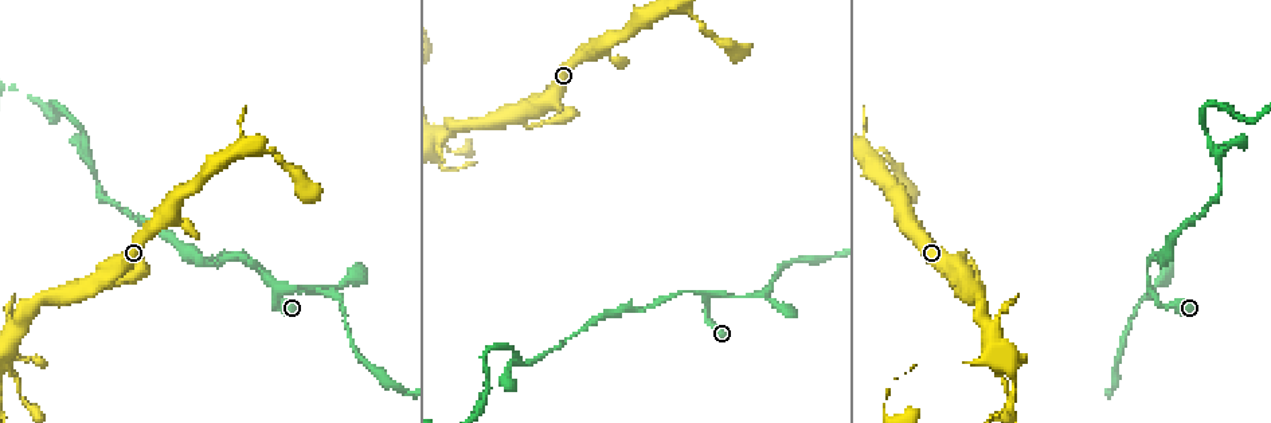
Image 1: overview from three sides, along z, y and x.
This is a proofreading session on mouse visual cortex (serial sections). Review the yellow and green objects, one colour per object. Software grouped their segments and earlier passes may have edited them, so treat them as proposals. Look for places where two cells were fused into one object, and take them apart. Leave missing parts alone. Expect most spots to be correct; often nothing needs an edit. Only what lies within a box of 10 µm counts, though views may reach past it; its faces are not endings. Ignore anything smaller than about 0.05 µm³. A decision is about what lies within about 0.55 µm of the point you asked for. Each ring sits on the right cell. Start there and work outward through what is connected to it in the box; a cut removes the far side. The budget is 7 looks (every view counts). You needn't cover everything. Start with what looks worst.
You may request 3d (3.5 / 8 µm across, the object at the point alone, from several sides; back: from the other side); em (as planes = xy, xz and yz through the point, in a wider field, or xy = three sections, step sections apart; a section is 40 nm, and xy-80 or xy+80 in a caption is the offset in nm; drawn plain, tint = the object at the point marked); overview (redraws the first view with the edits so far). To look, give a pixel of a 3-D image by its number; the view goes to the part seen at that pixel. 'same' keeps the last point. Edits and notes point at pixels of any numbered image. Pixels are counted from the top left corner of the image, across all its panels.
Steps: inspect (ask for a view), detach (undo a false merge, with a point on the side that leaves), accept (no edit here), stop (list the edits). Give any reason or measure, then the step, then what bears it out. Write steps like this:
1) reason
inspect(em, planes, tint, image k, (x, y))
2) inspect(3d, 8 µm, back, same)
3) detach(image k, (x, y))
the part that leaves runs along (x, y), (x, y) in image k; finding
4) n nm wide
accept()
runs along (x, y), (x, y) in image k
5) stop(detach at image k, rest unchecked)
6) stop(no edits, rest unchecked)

arms part here
inspect(3d, 8 µm, image 1, (330, 291))

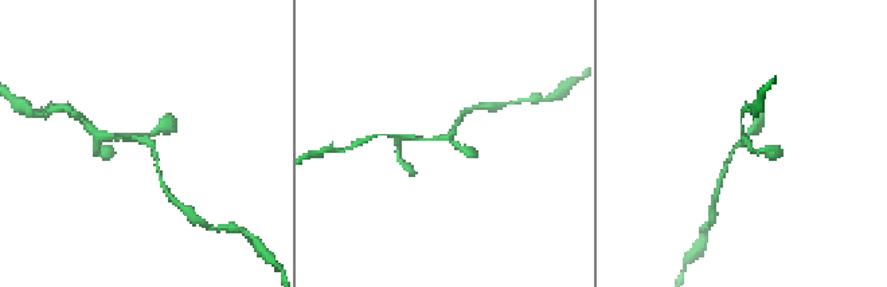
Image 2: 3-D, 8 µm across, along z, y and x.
zoom in
inspect(3d, 3.5 µm, same)

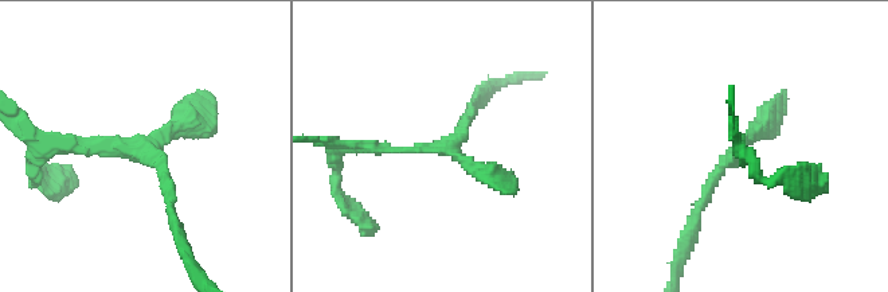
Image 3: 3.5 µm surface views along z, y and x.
now the EM
inspect(em, xy, step 3, tint, image 3, (446, 148))

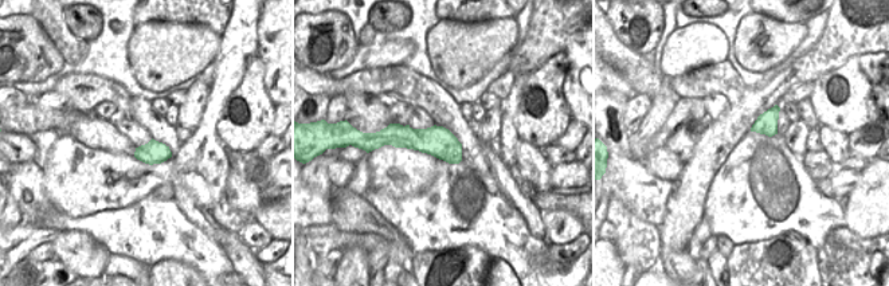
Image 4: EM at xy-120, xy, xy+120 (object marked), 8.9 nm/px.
accept()
runs along (53, 150), (148, 154), (172, 221) in image 3; all the same cell

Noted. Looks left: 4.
sharp bend
inspect(3d, 8 µm, image 1, (52, 104))

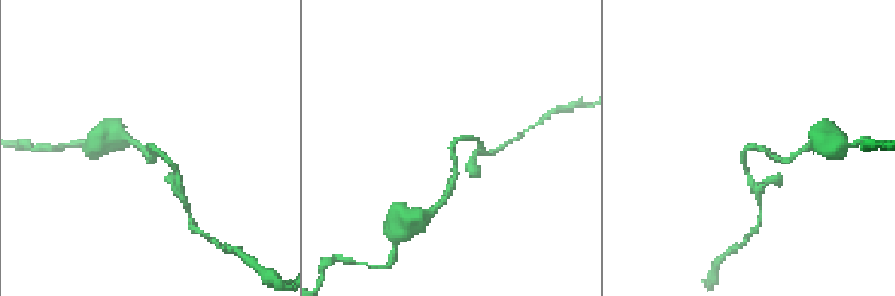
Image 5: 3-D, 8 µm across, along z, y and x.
zoom in
inspect(3d, 3.5 µm, same)

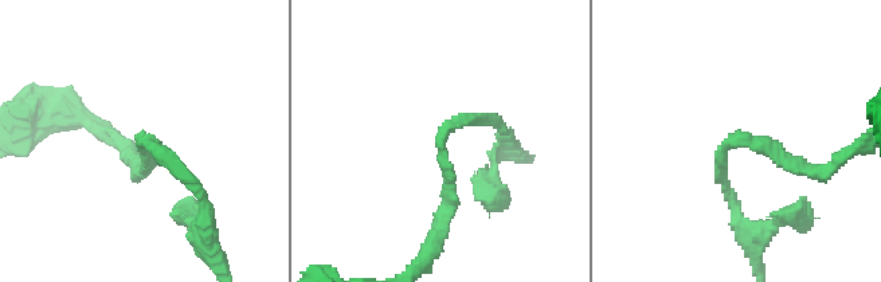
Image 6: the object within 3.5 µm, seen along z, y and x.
need the tissue
inspect(em, xy, step 2, tint, image 6, (142, 142))

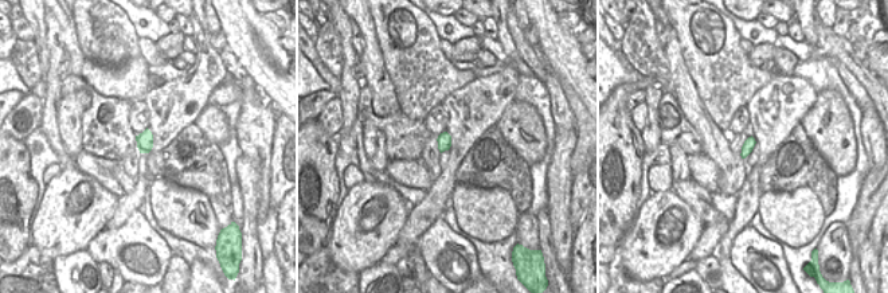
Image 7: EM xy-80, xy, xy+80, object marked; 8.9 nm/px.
arms of 150, 150 nm
accept()
runs along (505, 132), (489, 121), (443, 132), (443, 210) in image 6; one cell here

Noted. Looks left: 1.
stop(no edits, rest unchecked)

